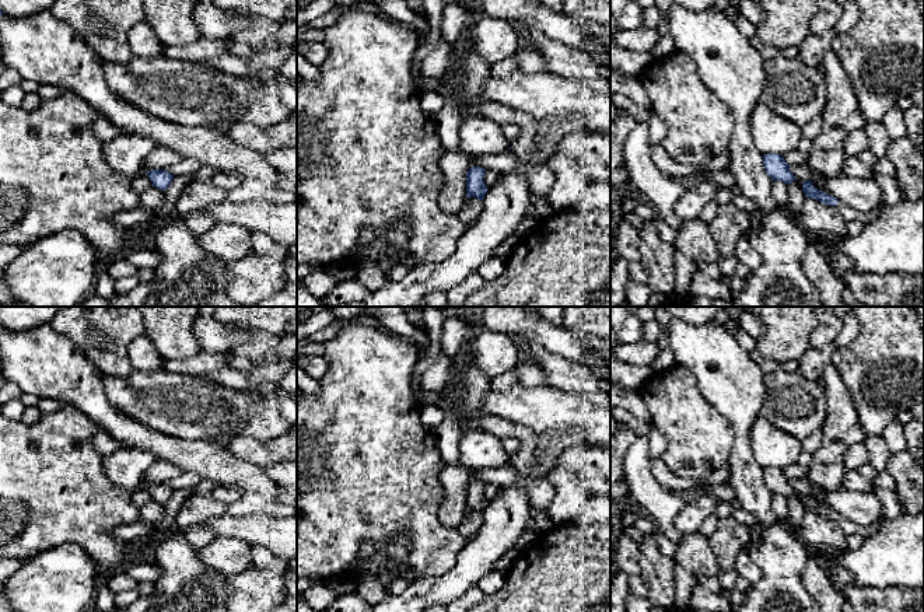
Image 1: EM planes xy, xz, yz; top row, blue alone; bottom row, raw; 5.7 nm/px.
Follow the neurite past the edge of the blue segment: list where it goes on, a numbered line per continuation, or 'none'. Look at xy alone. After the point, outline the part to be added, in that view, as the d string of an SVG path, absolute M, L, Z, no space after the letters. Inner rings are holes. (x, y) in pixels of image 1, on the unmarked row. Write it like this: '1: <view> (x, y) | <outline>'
none

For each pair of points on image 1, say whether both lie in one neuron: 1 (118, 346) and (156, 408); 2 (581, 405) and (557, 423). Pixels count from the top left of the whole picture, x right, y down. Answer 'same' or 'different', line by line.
1: different
2: same

